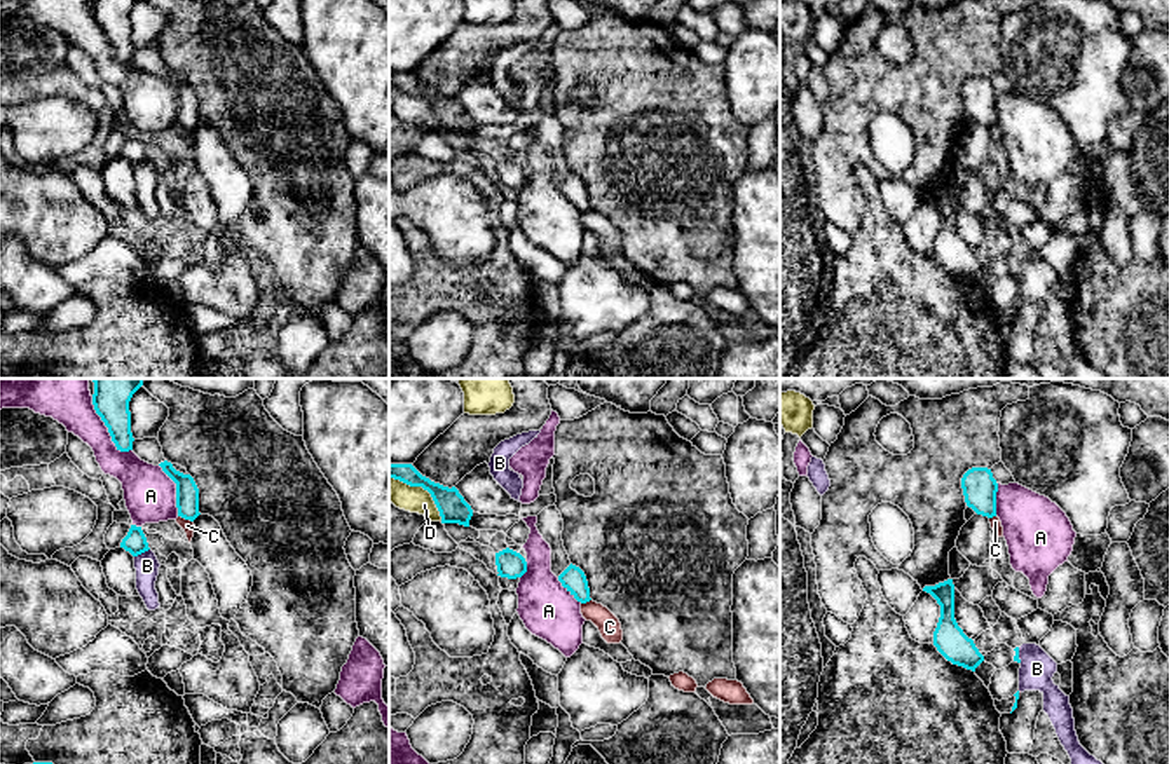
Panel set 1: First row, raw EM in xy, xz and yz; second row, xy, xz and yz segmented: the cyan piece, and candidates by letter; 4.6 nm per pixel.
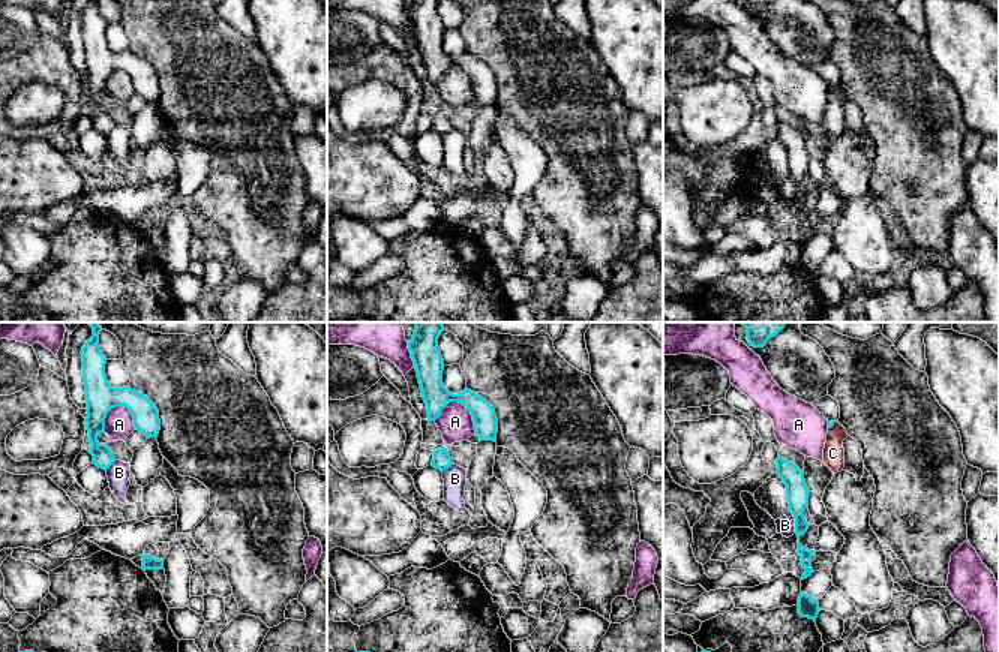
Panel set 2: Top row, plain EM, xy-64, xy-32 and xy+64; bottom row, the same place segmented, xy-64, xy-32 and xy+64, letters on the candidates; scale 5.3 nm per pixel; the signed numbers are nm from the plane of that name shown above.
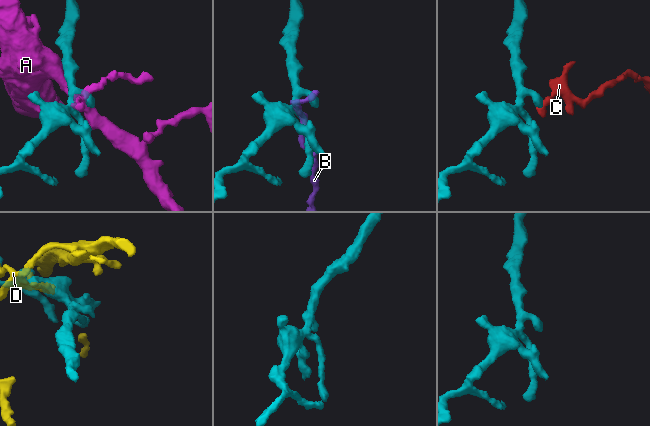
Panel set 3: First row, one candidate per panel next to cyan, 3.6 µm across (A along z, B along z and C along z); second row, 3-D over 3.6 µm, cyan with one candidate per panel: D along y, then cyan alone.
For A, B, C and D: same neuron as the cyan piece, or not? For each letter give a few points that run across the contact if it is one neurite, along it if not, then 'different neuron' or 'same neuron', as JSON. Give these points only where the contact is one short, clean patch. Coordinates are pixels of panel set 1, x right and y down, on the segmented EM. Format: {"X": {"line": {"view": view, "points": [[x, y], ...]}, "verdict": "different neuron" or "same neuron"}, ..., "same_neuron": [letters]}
{"A": {"verdict": "different neuron"}, "B": {"verdict": "different neuron"}, "C": {"line": {"view": "xy", "points": [[178, 515], [192, 522]]}, "verdict": "different neuron"}, "D": {"verdict": "different neuron"}, "same_neuron": []}

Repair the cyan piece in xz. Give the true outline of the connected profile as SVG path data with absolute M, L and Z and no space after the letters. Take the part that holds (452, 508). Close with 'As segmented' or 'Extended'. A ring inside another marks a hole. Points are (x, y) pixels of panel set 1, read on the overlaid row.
M389 464L389 478L427 490L440 511L441 523L459 523L469 527L473 509L455 487L448 488L431 481L429 478L422 476L412 464Z. As segmented

